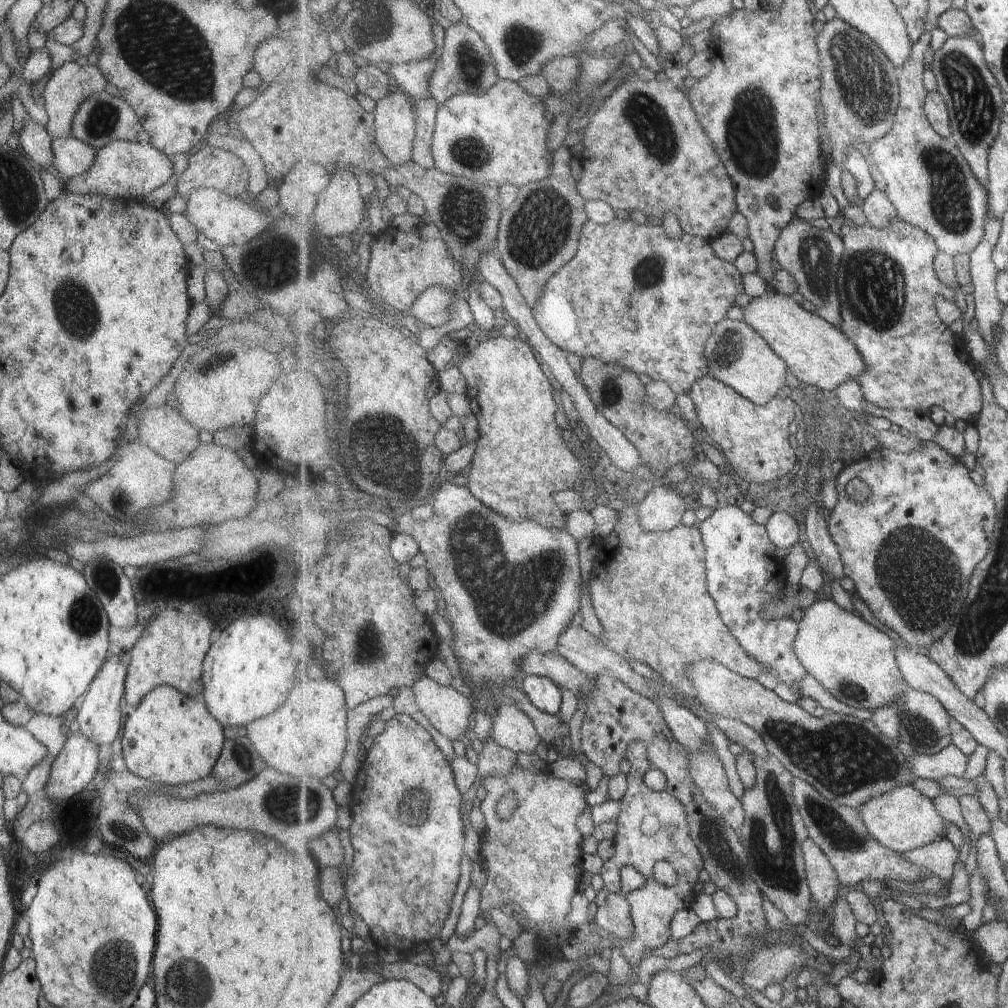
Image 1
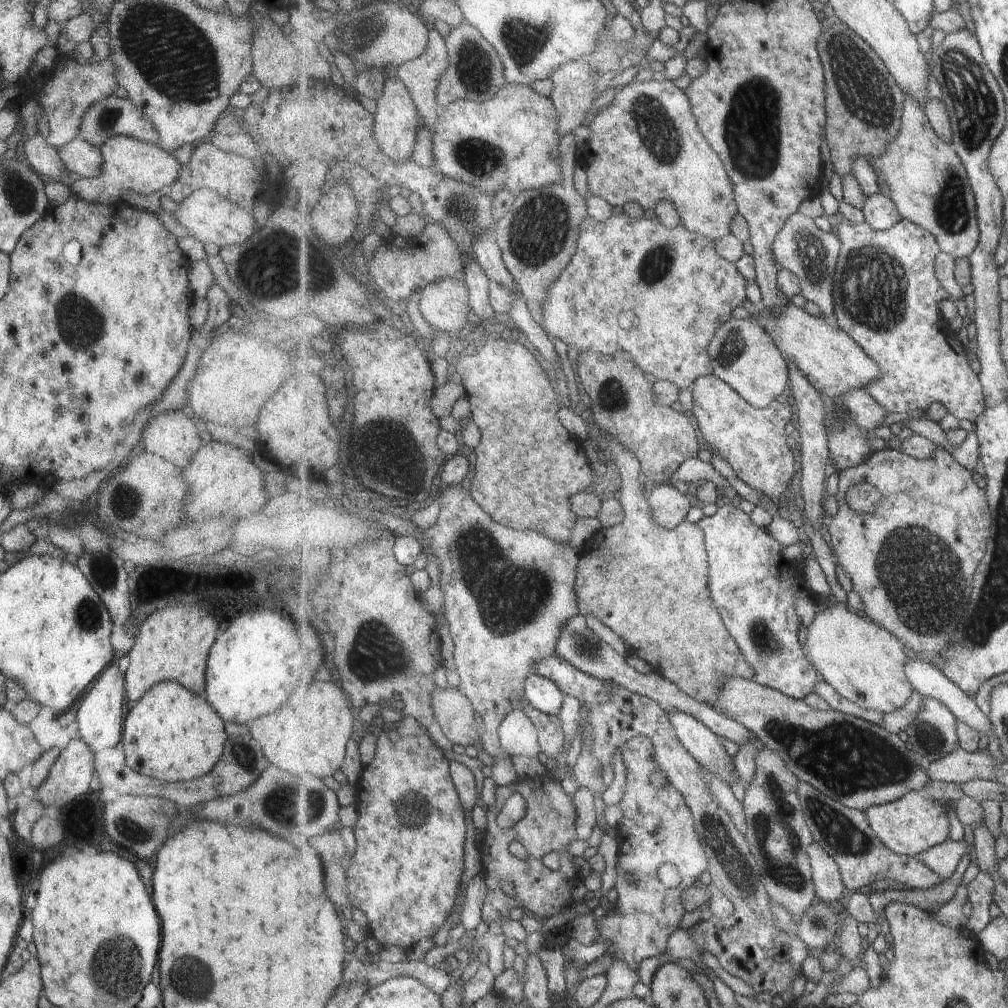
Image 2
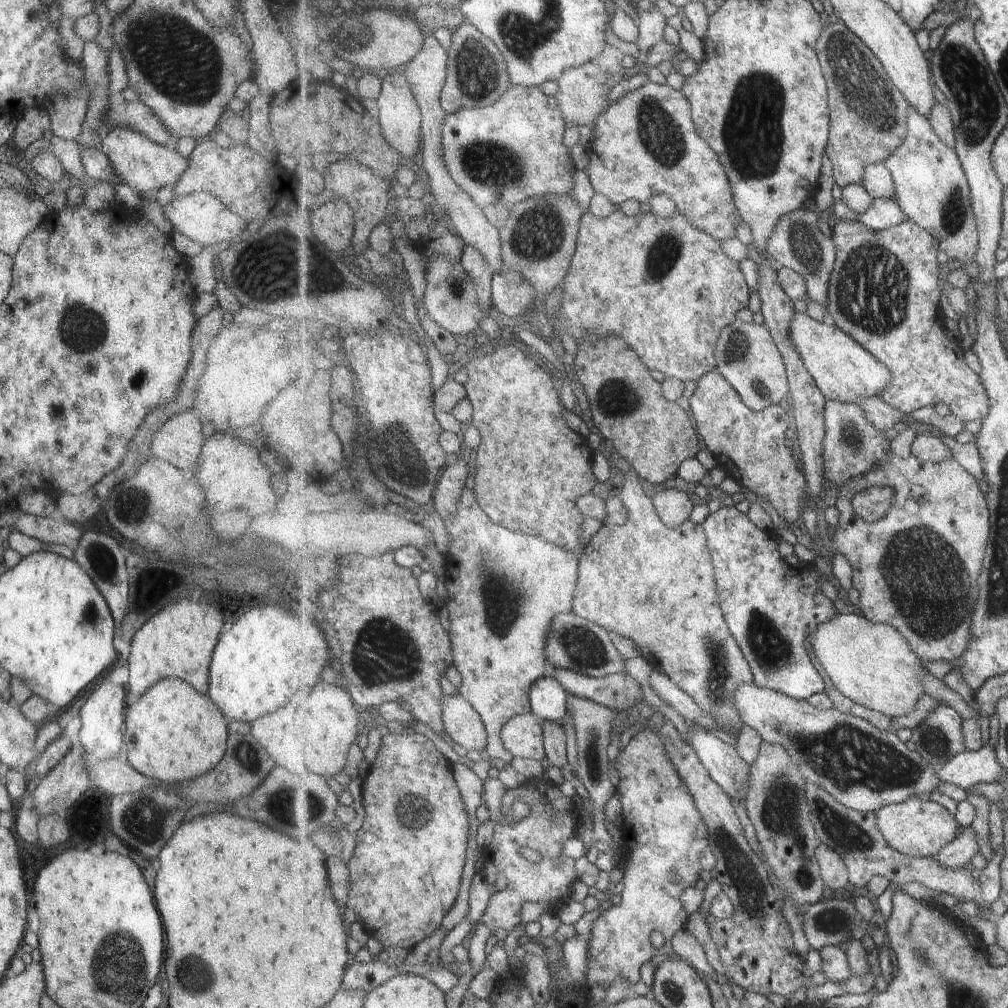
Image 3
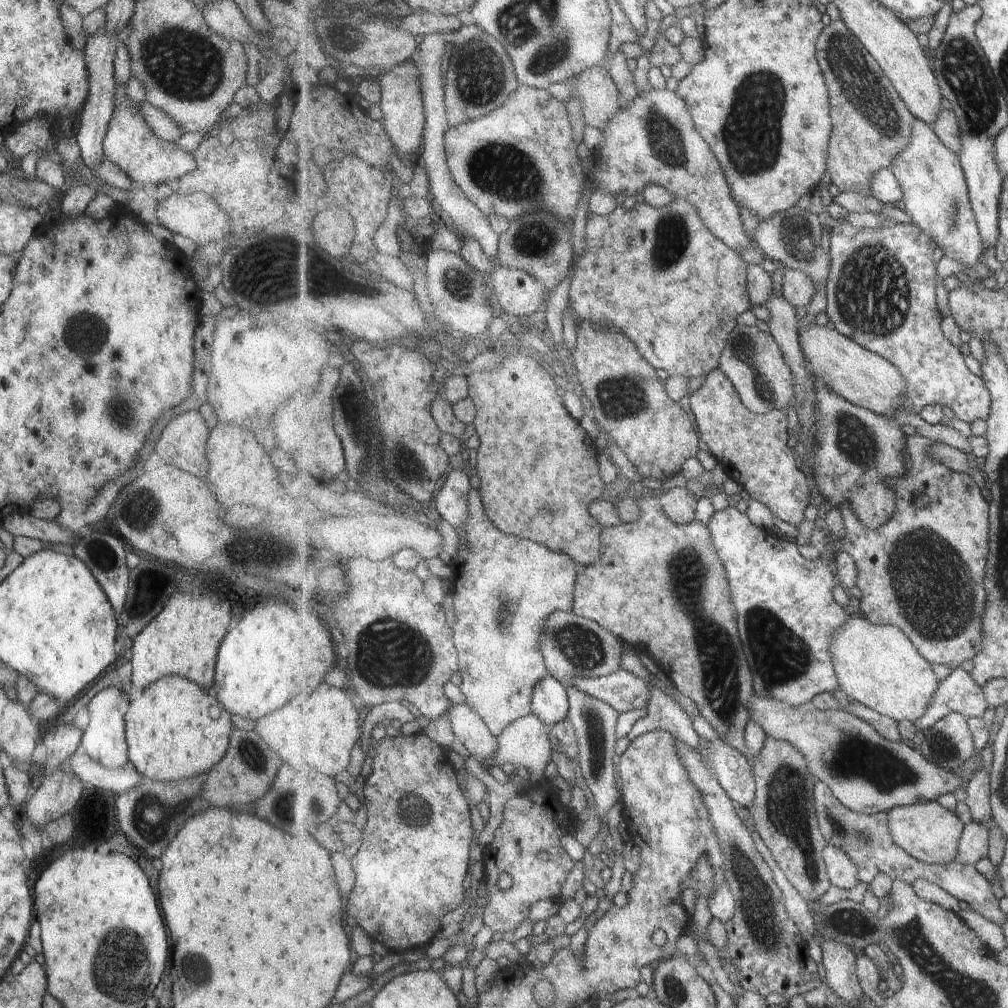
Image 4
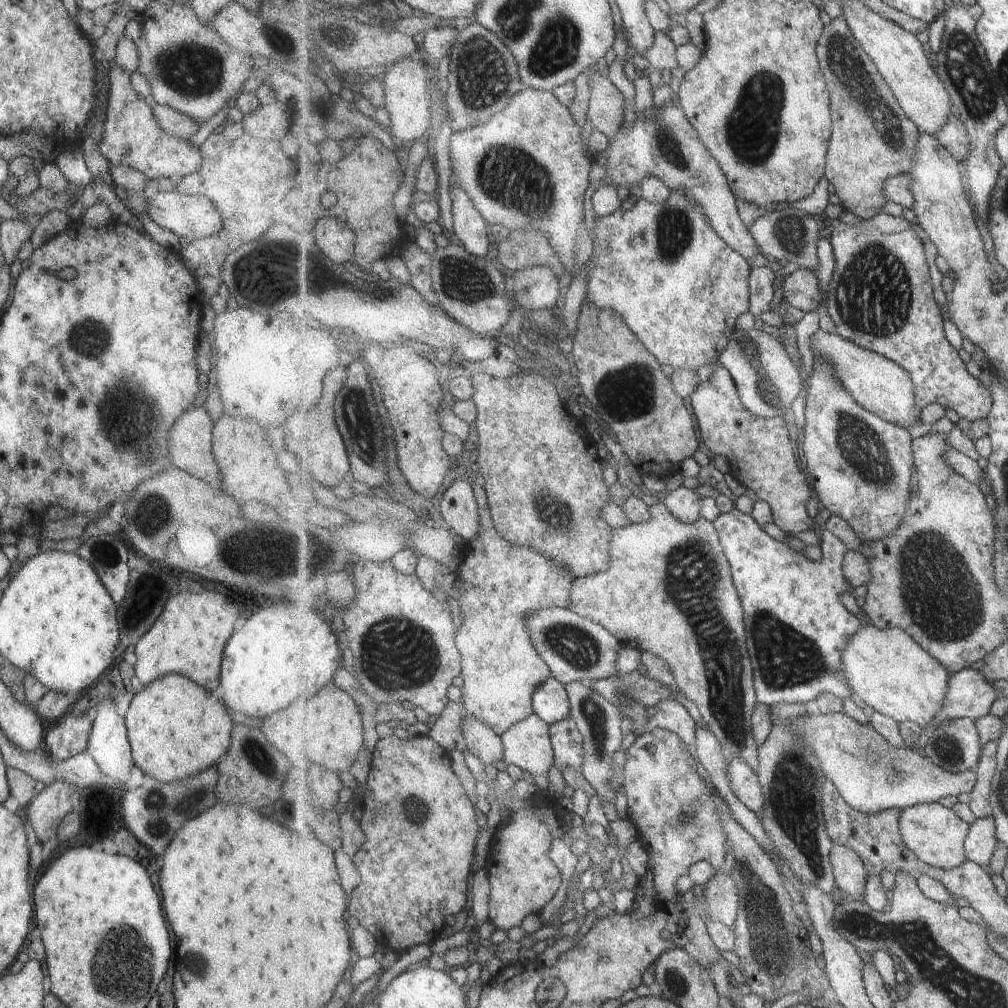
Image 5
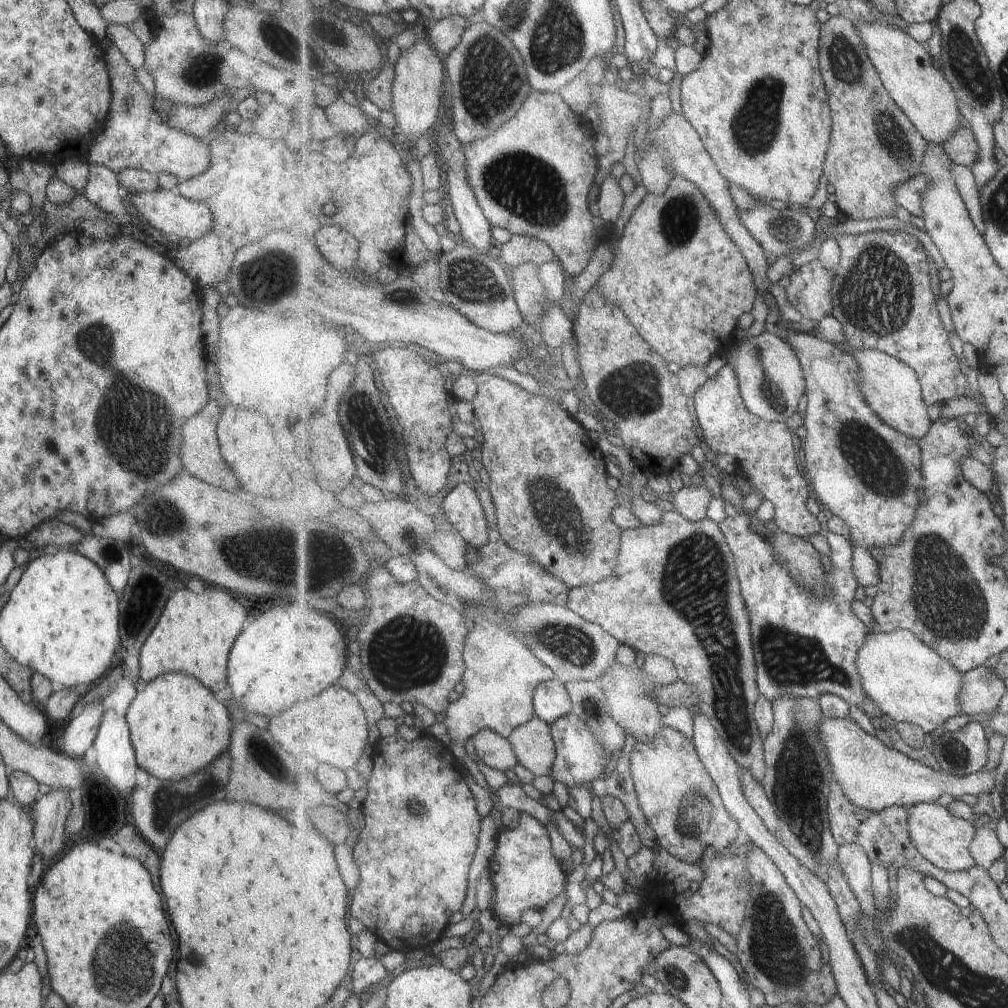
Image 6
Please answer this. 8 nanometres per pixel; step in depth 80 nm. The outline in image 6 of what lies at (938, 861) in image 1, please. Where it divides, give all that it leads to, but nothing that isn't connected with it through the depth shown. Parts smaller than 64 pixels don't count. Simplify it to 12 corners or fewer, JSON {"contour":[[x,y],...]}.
{"contour":[[993,825],[976,830],[971,849],[989,870],[1003,858],[1006,846]]}

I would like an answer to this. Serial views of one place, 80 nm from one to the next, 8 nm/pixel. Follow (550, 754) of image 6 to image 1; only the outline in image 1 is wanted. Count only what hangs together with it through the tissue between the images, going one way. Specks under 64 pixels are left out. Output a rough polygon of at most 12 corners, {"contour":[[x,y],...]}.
{"contour":[[503,705],[493,738],[513,752],[532,755],[542,738],[532,718]]}

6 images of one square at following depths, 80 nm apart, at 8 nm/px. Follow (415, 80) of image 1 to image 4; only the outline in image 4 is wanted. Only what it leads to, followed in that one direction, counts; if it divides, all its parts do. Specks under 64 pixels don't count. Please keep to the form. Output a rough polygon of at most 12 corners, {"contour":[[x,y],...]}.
{"contour":[[429,33],[415,63],[427,117],[420,162],[439,212],[497,267],[501,234],[455,182],[446,155],[445,42]]}

